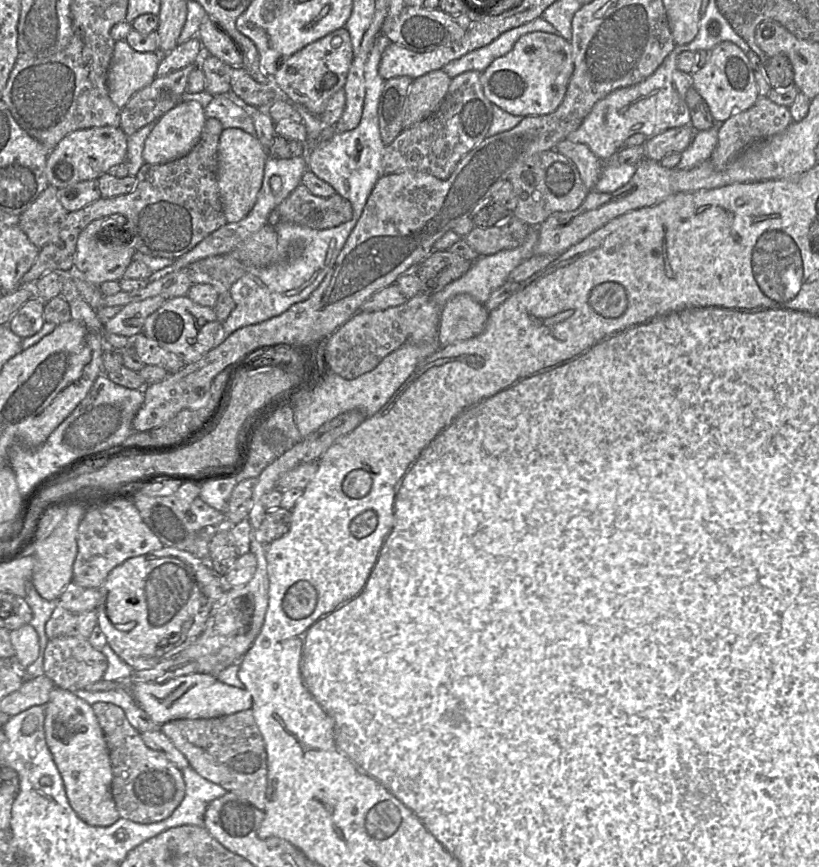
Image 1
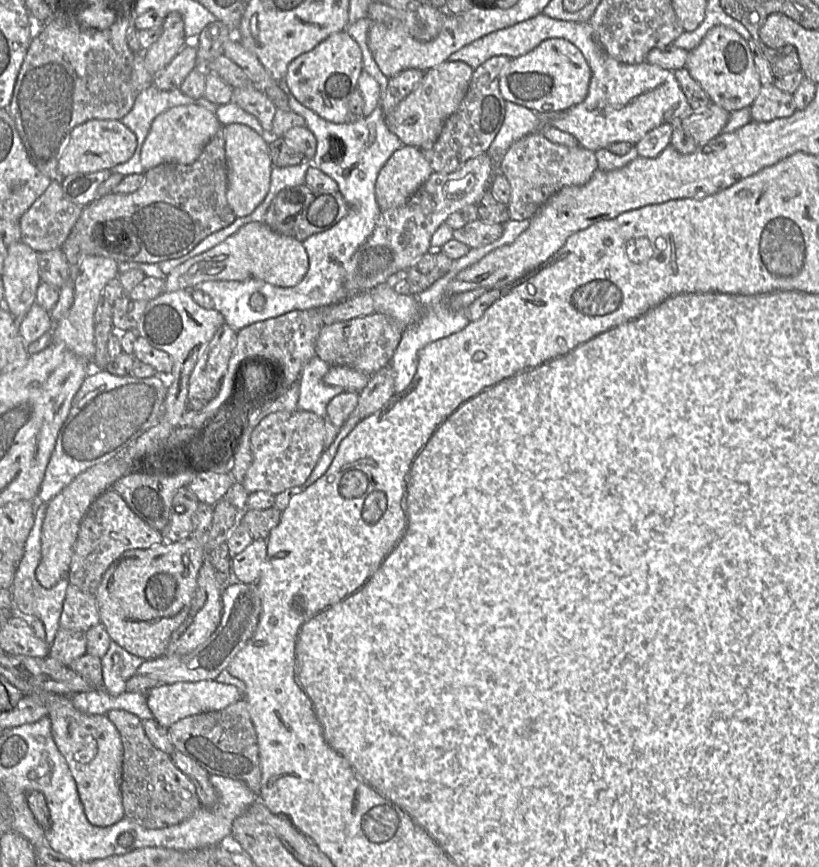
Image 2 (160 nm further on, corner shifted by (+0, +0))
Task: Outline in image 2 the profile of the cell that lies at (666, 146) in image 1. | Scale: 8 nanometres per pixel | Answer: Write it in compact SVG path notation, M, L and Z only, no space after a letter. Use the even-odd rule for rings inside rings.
M711 103L702 111L690 112L682 119L680 125L698 147L702 147L722 132L729 115L728 111Z

